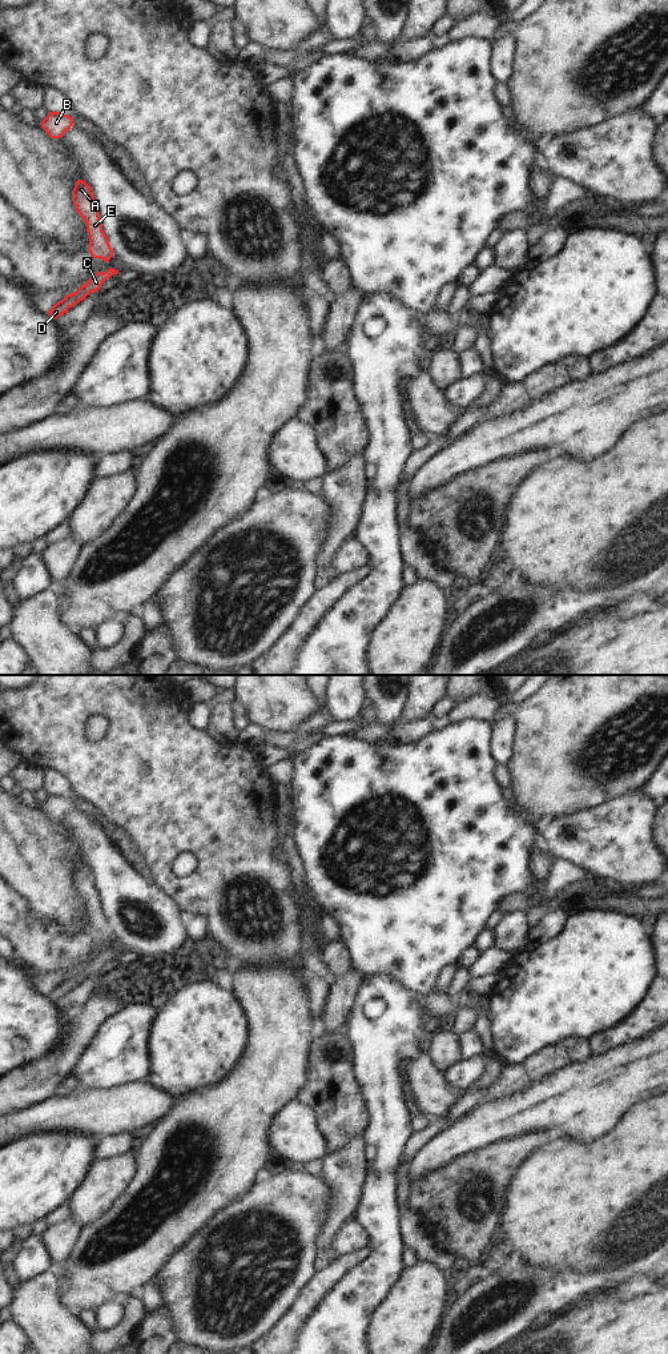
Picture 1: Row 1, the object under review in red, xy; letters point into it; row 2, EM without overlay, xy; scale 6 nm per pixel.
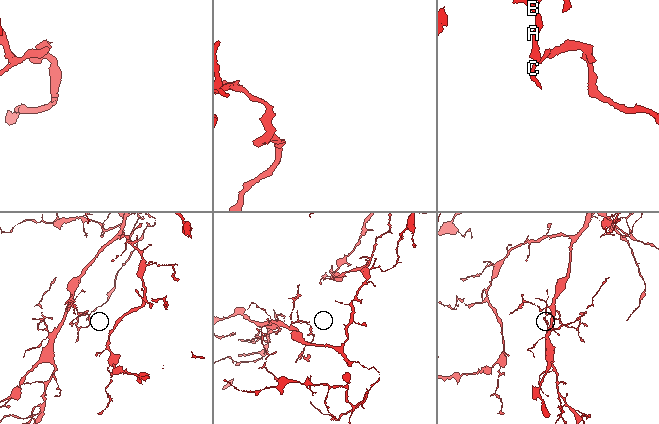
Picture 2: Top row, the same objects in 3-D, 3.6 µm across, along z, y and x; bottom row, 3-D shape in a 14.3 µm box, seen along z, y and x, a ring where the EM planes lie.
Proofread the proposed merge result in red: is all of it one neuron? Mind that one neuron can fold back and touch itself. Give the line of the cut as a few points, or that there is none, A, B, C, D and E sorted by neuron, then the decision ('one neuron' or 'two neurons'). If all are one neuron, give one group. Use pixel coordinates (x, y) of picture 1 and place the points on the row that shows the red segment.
cut none; groups A B C D E; one neuron

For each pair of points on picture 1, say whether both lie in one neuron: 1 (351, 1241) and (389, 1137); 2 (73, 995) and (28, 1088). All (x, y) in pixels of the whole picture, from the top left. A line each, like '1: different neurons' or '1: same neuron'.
1: different neurons
2: different neurons

